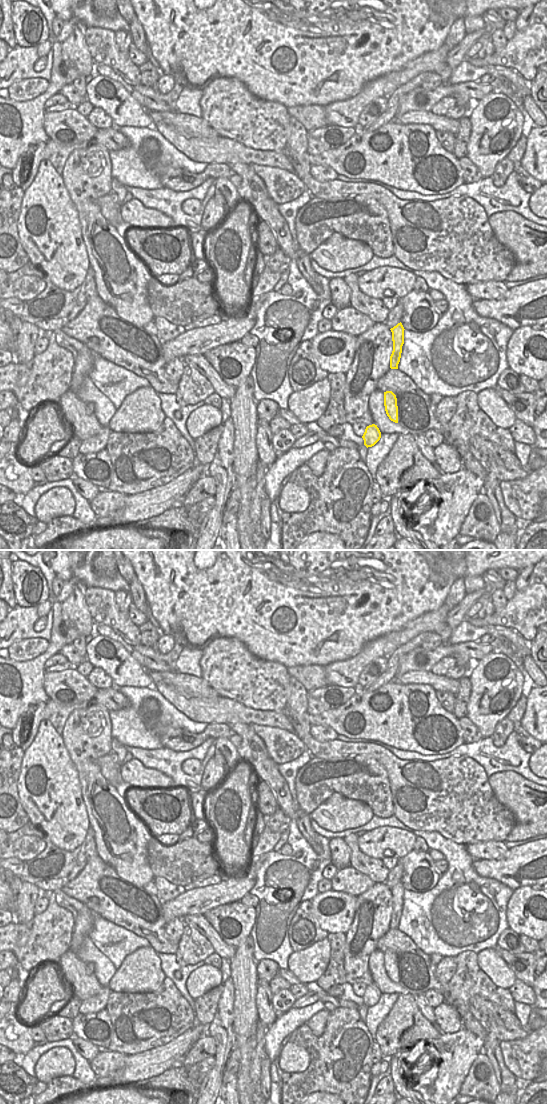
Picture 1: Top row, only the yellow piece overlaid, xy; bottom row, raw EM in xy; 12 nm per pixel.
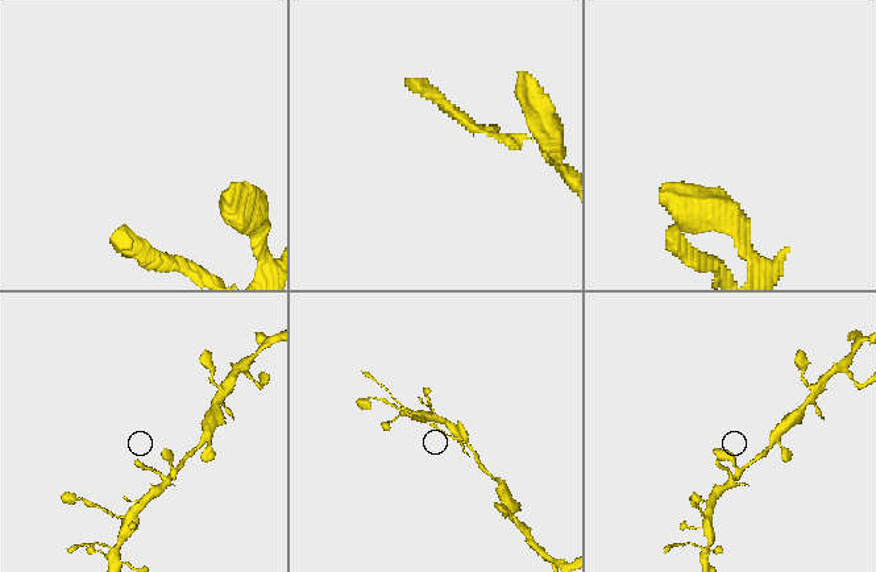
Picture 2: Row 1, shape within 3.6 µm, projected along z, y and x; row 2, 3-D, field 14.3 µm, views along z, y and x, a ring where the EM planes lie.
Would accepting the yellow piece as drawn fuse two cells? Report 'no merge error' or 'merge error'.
no merge error

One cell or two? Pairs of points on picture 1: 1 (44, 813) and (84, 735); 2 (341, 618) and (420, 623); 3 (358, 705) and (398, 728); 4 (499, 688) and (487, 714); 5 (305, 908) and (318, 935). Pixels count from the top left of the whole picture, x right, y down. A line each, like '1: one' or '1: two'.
1: two
2: two
3: one
4: one
5: one

